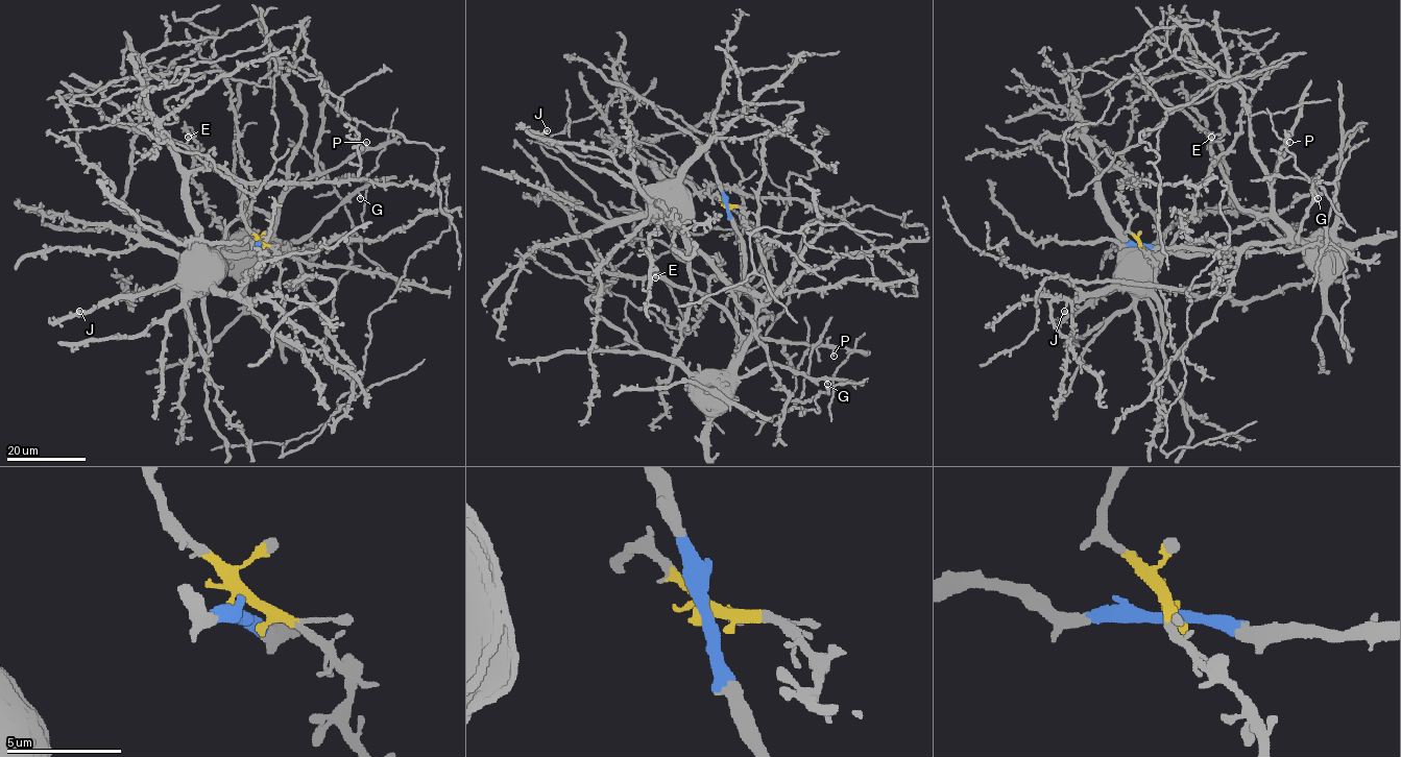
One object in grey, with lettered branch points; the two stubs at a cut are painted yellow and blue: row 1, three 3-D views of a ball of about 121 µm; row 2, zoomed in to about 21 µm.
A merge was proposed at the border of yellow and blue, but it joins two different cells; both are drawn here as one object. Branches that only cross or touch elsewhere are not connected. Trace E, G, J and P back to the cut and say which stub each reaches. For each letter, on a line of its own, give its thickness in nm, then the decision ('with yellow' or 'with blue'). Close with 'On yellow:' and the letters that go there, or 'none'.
E: 360 nm thick; with blue
G: 140 nm thick; with blue
J: 440 nm thick; with yellow
P: 300 nm thick; with blue
On yellow: J

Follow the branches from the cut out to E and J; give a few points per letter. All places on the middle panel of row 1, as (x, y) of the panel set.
E: (726, 205), (755, 302), (747, 348), (741, 352), (737, 323), (709, 297), (655, 276)
J: (726, 205), (713, 187), (697, 191), (655, 164), (662, 189), (623, 182), (574, 161), (547, 129)

